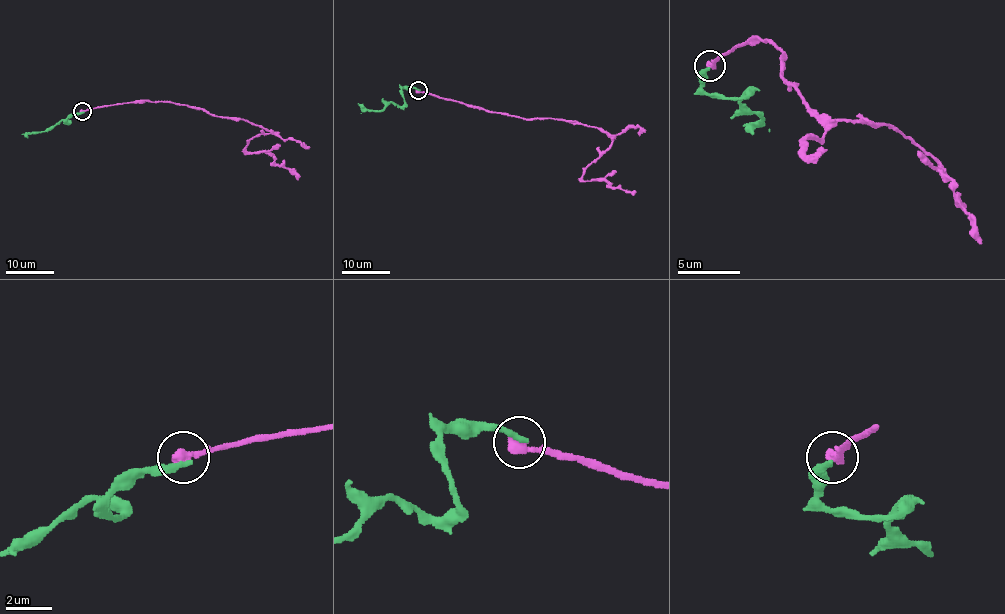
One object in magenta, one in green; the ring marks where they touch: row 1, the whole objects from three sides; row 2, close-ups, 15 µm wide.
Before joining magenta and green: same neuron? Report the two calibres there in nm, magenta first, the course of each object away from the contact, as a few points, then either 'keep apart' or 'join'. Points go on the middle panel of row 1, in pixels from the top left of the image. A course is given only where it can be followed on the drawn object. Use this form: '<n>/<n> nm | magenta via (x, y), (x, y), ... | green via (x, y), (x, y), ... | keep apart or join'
460/260 nm | magenta via (418, 90), (525, 118), (576, 121), (596, 127), (612, 144), (585, 169), (582, 179), (603, 180), (634, 195) | green via (418, 90), (403, 88), (404, 105), (390, 103), (381, 110), (365, 110), (358, 103) | keep apart

